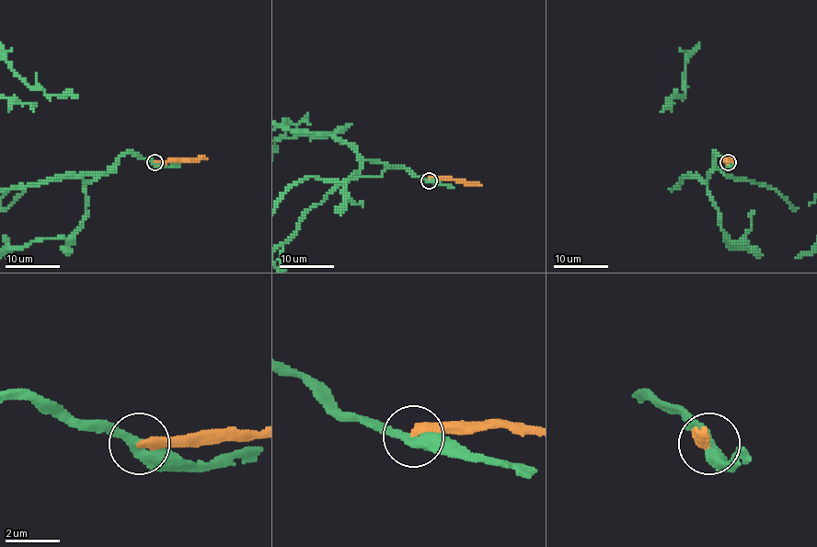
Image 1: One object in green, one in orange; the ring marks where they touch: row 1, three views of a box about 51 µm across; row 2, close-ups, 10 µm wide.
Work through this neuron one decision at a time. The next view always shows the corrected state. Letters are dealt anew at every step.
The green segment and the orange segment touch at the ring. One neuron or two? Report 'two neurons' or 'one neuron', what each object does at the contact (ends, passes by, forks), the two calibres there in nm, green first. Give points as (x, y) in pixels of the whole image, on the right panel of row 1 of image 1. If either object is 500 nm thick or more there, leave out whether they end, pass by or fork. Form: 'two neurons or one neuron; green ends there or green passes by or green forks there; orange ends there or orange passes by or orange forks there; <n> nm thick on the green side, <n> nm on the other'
two neurons; green passes by; orange ends there; 360 nm thick on the green side, 320 nm on the other

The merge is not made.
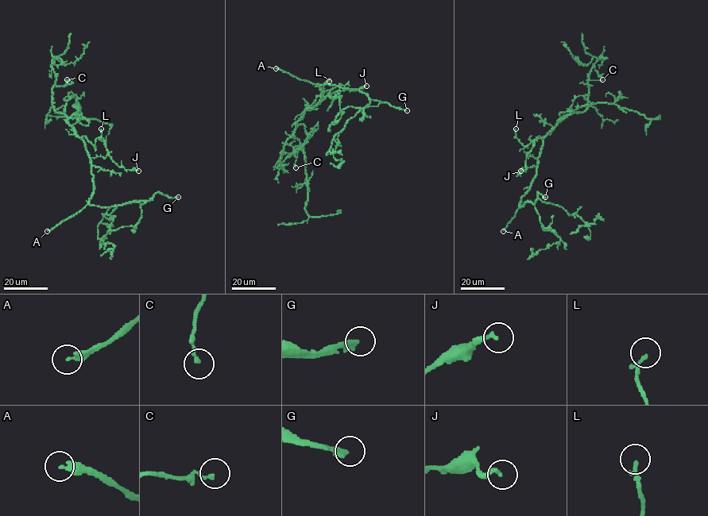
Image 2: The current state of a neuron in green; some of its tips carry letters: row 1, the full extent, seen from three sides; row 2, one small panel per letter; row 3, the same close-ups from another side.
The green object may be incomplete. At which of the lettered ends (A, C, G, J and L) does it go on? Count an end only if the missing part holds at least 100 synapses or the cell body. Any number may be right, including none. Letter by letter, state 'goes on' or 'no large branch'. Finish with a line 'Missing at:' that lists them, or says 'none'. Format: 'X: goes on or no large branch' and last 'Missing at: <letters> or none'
A: goes on
C: no large branch
G: goes on
J: no large branch
L: no large branch
Missing at: A, G

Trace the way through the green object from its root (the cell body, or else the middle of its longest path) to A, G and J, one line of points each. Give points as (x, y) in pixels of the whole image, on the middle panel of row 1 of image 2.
A: (320, 100), (322, 89), (319, 86), (276, 68)
G: (320, 100), (322, 89), (318, 84), (335, 84), (361, 90), (371, 99), (407, 110)
J: (320, 100), (339, 90), (354, 91), (366, 86)

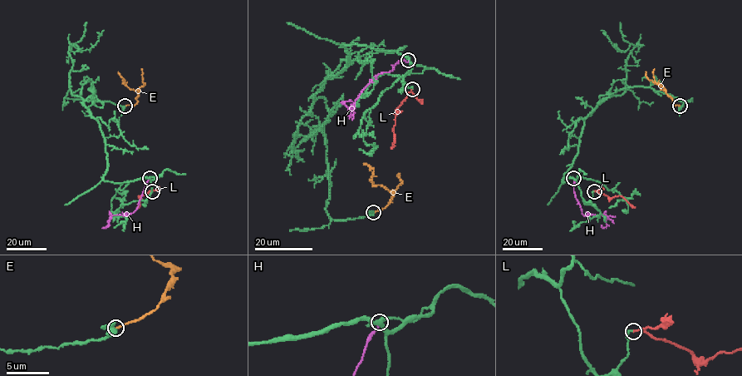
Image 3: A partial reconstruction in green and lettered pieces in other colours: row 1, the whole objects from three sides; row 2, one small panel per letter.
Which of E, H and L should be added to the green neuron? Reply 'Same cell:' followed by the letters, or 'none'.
Same cell: L

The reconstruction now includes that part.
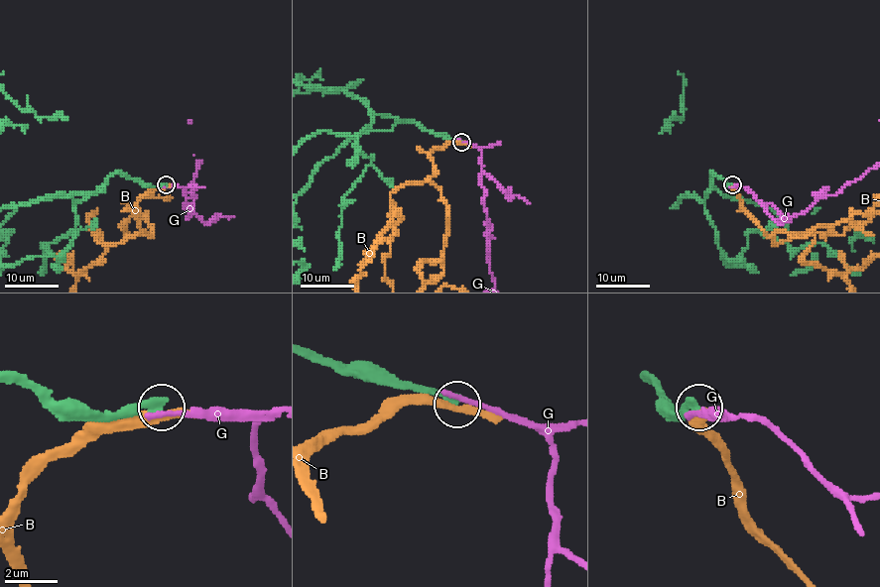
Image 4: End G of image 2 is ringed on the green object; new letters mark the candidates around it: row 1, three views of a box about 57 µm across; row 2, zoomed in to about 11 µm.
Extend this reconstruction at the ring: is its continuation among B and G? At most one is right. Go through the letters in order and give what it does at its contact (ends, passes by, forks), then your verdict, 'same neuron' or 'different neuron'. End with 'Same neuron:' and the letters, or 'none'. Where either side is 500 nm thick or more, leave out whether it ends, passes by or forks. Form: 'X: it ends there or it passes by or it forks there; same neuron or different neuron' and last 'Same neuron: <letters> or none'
B: it passes by; different neuron
G: it ends there; different neuron
Same neuron: none

